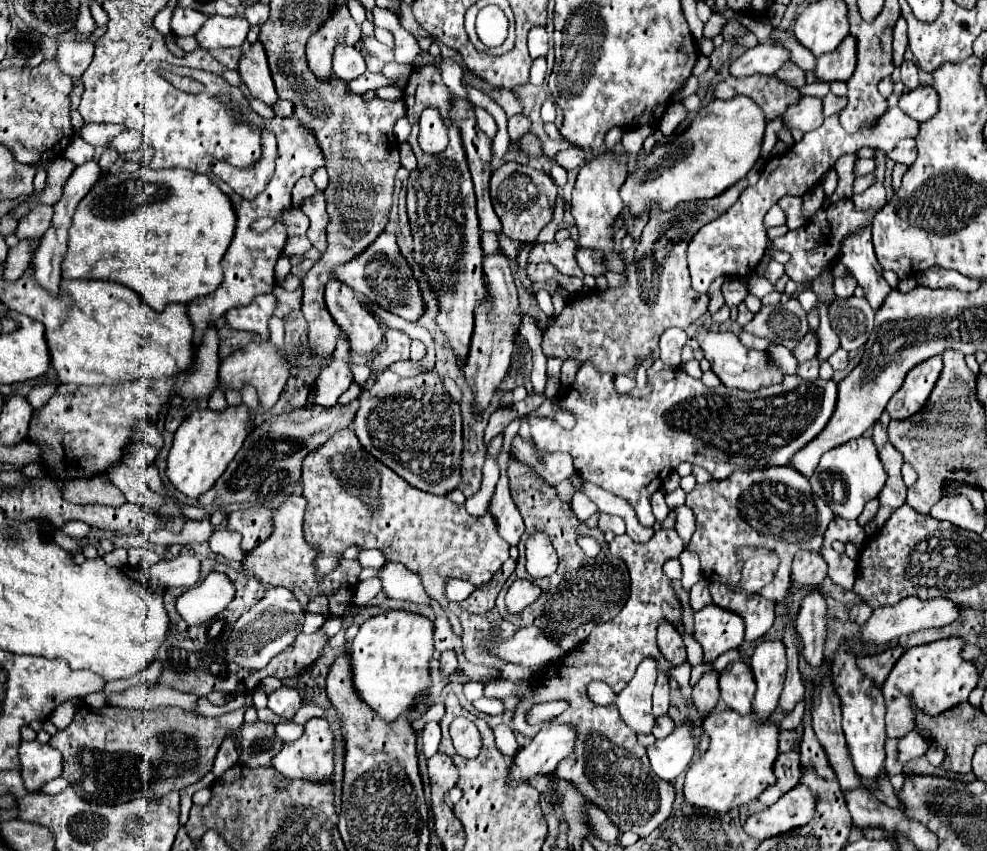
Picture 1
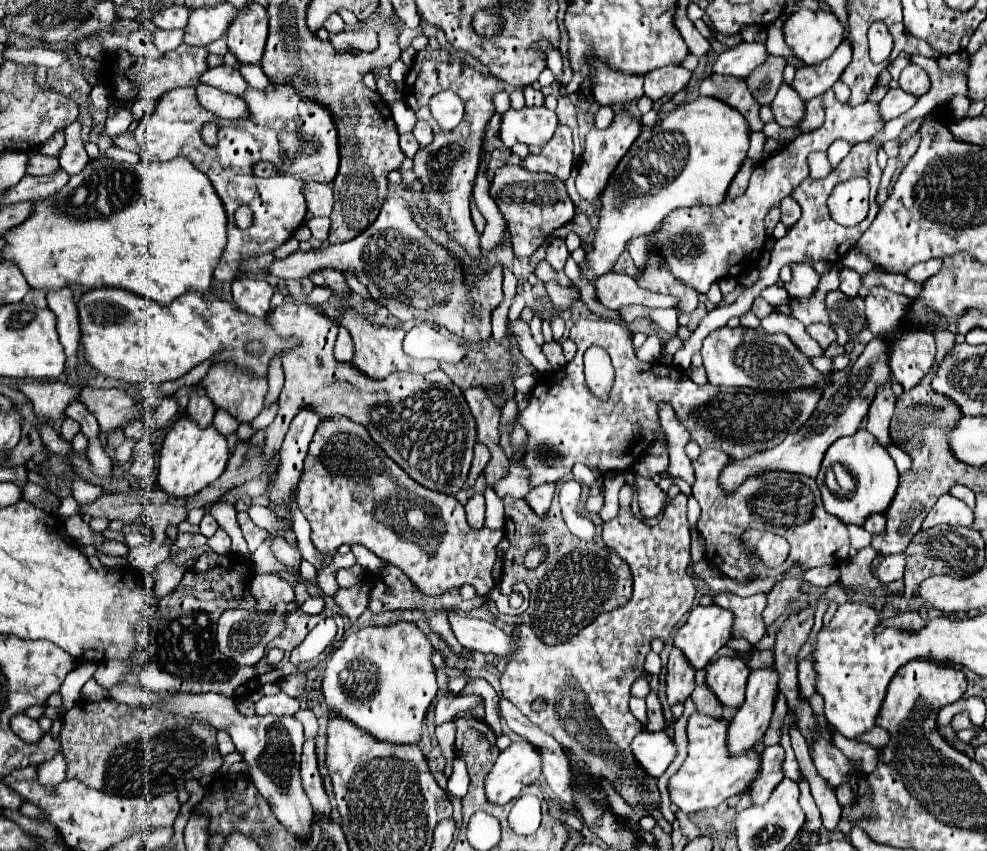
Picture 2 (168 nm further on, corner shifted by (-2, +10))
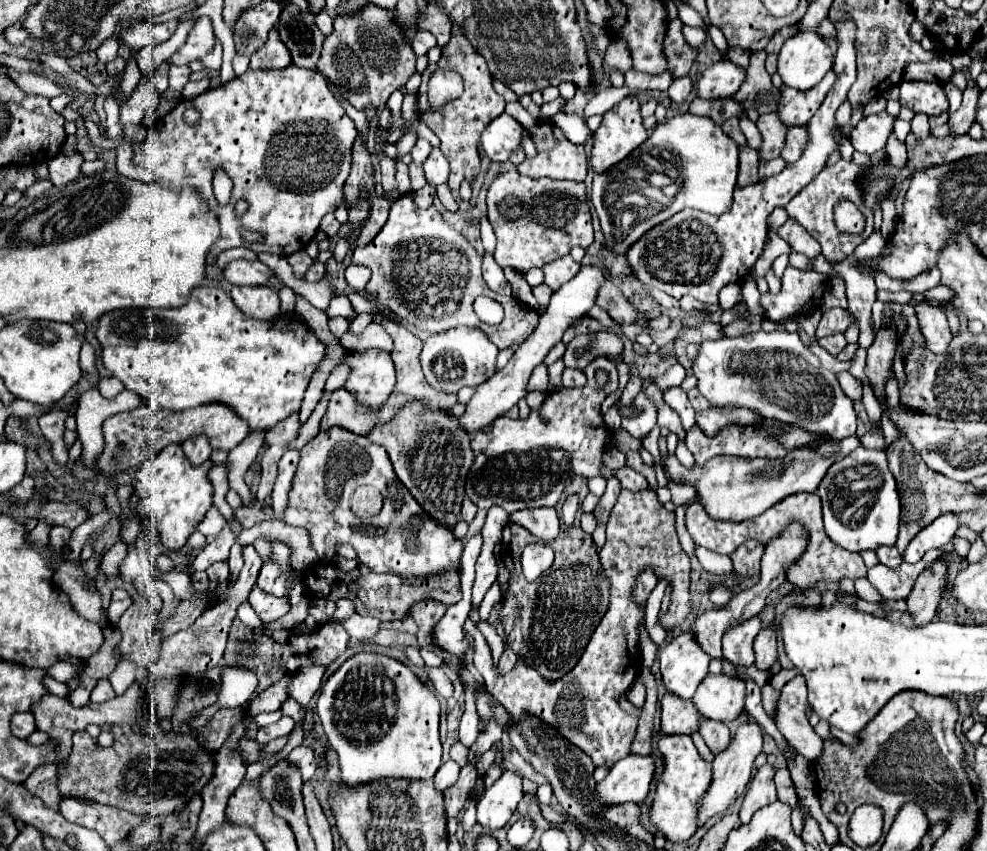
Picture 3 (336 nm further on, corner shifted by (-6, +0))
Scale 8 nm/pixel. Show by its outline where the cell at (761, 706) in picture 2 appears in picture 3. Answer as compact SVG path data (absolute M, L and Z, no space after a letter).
M745 723L737 729L737 735L731 739L731 745L715 755L713 759L713 781L709 785L709 789L705 791L701 803L699 803L699 811L697 811L697 825L703 827L707 823L707 819L725 813L729 805L733 805L743 793L745 787L751 779L751 769L755 763L755 757L761 753L763 747L763 735L761 735L761 727L757 723Z

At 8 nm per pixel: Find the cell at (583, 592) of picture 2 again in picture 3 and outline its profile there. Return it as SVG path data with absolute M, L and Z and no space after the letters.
M515 523L503 529L501 557L511 569L511 583L501 609L501 621L507 645L529 667L537 669L543 679L557 681L581 659L585 645L605 615L609 605L609 579L601 569L591 535L583 533L579 525L561 527L561 533L553 541L555 561L535 581L525 579L519 561L527 543L531 543L531 533L527 529Z

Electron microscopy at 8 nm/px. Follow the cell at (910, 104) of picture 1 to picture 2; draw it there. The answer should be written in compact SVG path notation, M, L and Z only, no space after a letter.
M901 87L891 89L891 91L885 95L885 99L879 103L881 115L885 115L887 121L889 121L889 119L895 119L895 117L903 115L905 111L909 111L917 101L919 101L917 95L911 95L911 93L907 93L907 91L903 91Z

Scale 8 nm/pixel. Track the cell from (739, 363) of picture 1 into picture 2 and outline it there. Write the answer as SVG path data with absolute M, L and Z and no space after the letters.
M728 326L715 329L713 333L709 333L703 341L703 367L707 369L707 377L709 383L713 385L735 385L735 387L757 387L757 389L777 389L777 391L787 391L793 387L805 387L805 385L813 385L813 383L821 383L825 381L827 385L831 383L831 379L823 373L819 373L817 369L811 367L809 357L805 357L793 343L789 343L789 337L783 333L777 335L769 335L761 329L745 329L745 327L729 328Z

